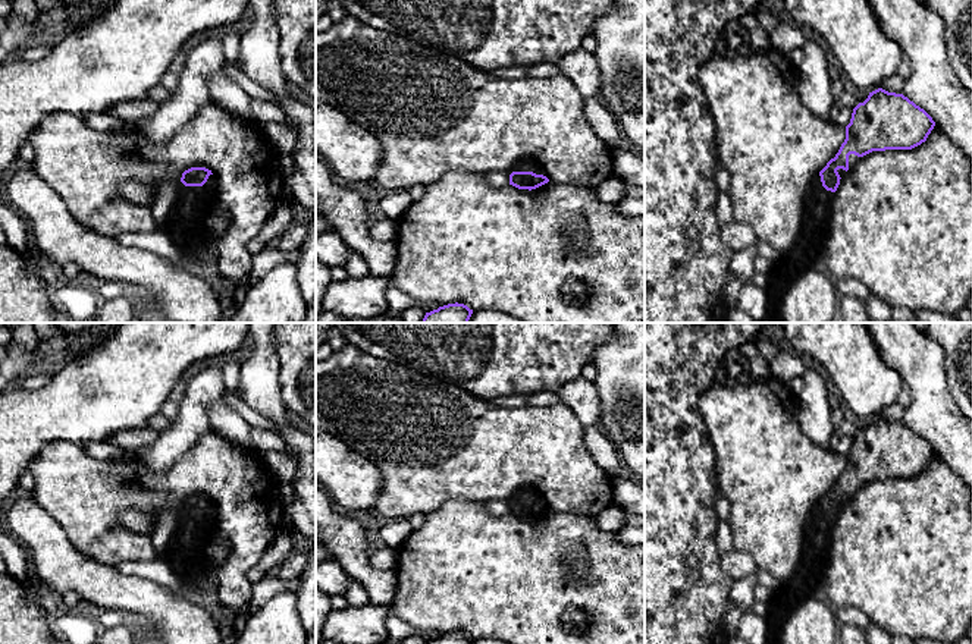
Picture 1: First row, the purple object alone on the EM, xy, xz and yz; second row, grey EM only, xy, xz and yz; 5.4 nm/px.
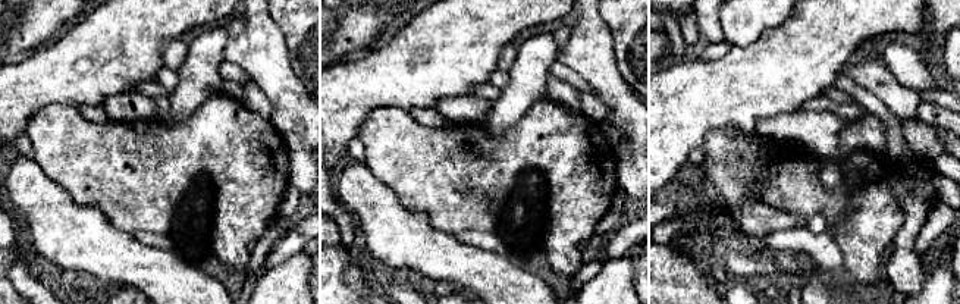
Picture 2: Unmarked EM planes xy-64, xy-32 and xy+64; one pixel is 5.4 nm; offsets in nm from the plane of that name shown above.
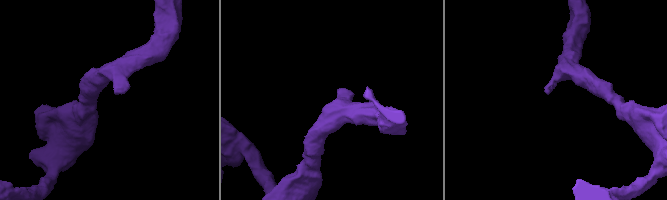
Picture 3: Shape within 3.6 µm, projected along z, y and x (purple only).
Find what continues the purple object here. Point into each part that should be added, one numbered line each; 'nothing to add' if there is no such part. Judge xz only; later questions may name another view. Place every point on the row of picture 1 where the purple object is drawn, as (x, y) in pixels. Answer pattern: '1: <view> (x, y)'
1: xz (526, 165)

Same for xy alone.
1: xy (185, 226)

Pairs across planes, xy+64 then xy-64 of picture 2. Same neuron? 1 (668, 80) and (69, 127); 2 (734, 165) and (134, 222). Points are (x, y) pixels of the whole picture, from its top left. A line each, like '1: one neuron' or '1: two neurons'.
1: two neurons
2: one neuron

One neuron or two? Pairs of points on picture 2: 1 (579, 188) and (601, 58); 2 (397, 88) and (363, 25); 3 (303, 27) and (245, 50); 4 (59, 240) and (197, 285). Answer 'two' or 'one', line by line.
1: two
2: two
3: two
4: one

